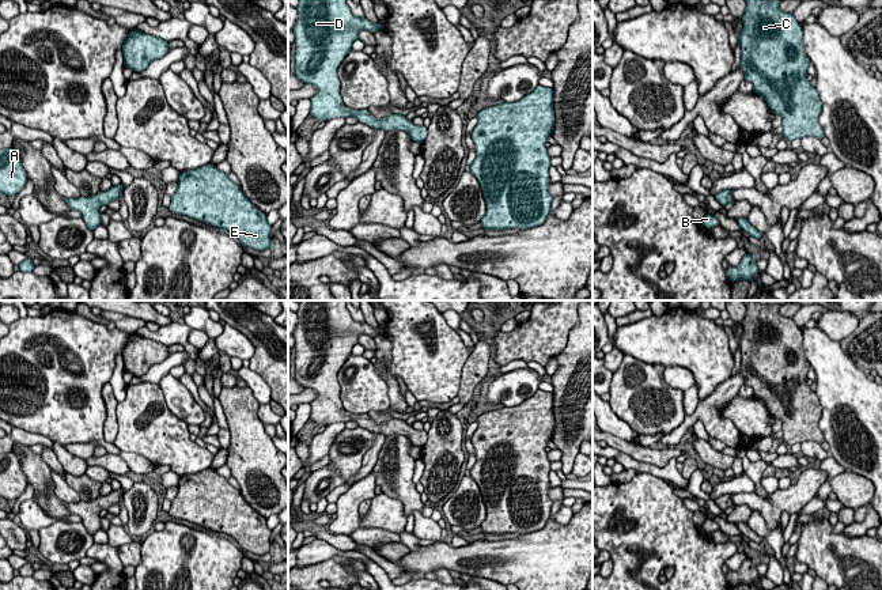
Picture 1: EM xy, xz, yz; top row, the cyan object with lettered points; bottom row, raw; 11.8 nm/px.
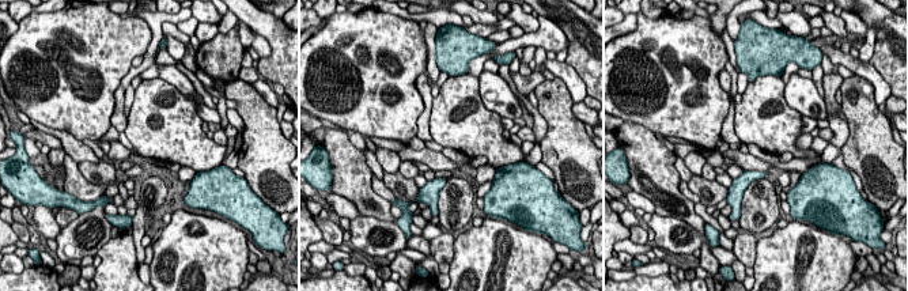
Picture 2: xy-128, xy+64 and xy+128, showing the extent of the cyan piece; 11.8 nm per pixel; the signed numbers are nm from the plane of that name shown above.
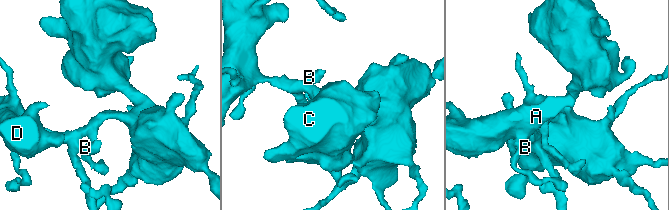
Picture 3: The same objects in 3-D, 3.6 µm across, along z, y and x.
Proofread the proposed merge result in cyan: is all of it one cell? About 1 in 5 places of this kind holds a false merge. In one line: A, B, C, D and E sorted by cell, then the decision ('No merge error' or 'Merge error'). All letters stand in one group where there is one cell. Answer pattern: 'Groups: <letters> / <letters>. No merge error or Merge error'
Groups: A B C D E. No merge error

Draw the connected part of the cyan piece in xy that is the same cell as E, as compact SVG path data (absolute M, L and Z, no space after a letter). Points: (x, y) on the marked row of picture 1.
M216 164L181 171L169 209L236 237L242 246L272 247L266 213L258 209Z

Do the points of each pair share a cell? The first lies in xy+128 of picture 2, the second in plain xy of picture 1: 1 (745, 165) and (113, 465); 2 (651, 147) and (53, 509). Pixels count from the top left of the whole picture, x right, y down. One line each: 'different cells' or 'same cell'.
1: same cell
2: same cell

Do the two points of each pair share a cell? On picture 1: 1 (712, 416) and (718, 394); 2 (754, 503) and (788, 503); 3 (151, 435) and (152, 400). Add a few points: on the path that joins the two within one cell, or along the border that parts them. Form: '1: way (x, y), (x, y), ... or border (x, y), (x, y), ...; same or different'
1: way (712, 411), (712, 405), (718, 400); same
2: way (763, 505), (773, 506), (780, 503); same
3: way (151, 427), (151, 422), (143, 413), (144, 408); same

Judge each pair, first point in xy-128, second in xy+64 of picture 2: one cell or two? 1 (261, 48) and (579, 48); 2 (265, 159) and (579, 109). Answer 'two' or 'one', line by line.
1: two
2: two

